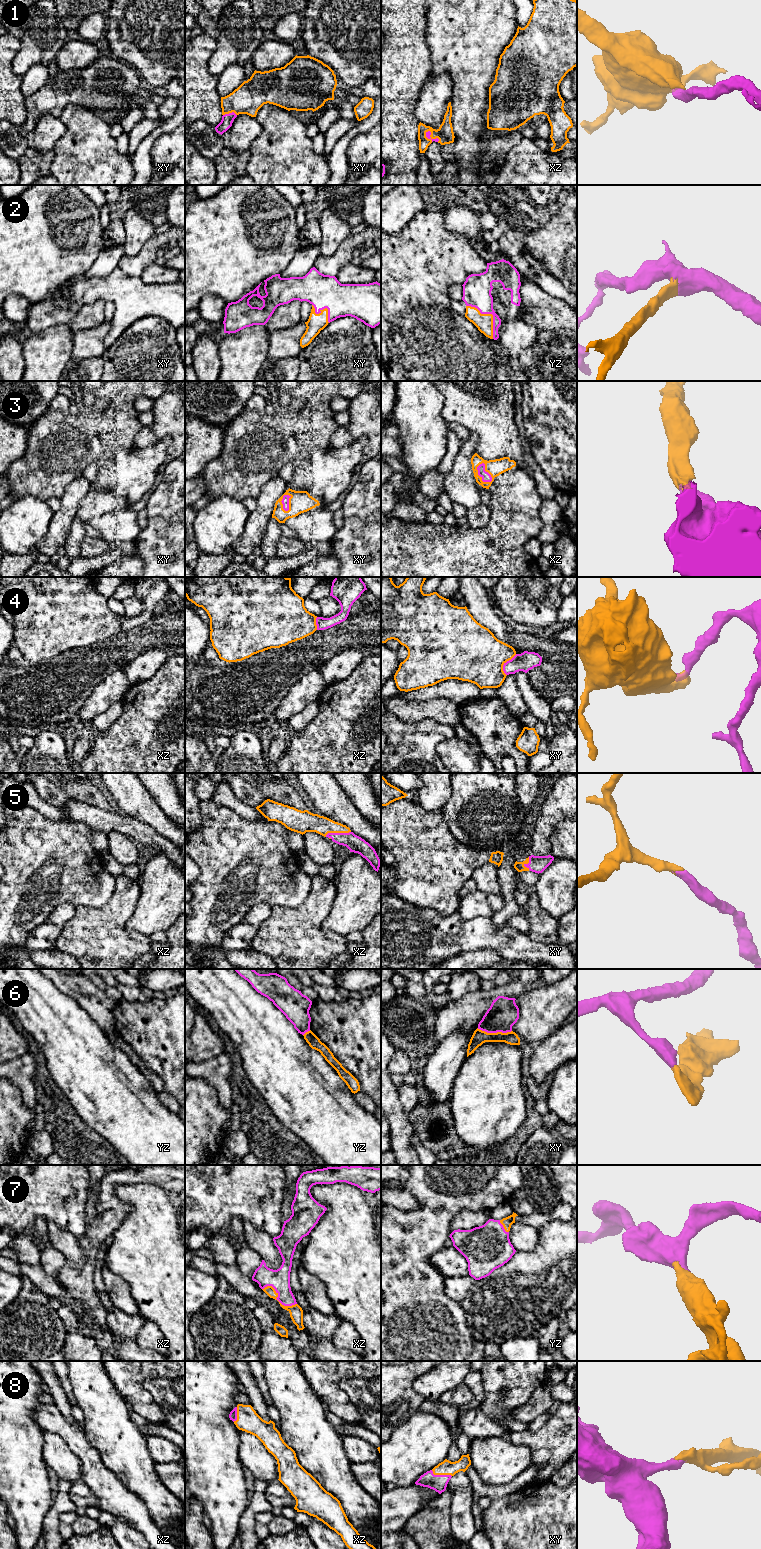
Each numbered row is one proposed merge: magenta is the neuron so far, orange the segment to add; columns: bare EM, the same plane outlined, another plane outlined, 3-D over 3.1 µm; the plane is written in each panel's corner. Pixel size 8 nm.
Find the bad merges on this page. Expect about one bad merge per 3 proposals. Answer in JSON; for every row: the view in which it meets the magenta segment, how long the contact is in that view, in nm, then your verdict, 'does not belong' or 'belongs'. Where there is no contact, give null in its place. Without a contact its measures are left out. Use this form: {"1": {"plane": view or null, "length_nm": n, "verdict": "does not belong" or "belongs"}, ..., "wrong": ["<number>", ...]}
{"1": {"plane": "xy", "length_nm": 110, "verdict": "belongs"}, "2": {"plane": "yz", "length_nm": 340, "verdict": "belongs"}, "3": {"plane": "xz", "length_nm": 180, "verdict": "belongs"}, "4": {"plane": "xy", "length_nm": 190, "verdict": "does not belong"}, "5": {"plane": "xz", "length_nm": 220, "verdict": "belongs"}, "6": {"plane": "xy", "length_nm": 280, "verdict": "does not belong"}, "7": {"plane": "xz", "length_nm": 300, "verdict": "belongs"}, "8": {"plane": "xy", "length_nm": 180, "verdict": "belongs"}, "wrong": ["4", "6"]}

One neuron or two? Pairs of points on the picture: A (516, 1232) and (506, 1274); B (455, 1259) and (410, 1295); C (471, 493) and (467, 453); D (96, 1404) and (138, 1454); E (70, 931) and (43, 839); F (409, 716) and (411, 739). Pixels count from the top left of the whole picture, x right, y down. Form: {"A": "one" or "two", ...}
{"A": "two", "B": "two", "C": "one", "D": "one", "E": "two", "F": "two"}

